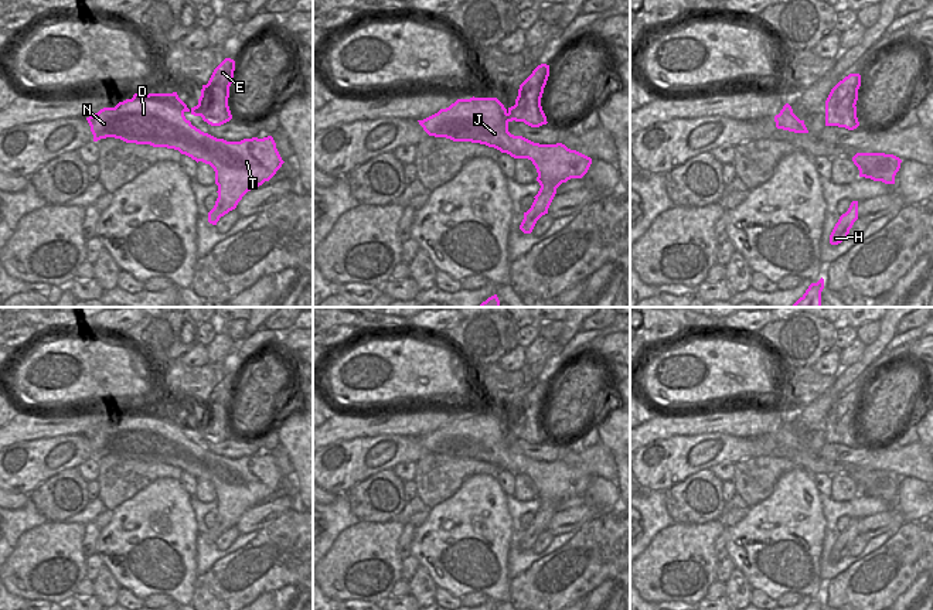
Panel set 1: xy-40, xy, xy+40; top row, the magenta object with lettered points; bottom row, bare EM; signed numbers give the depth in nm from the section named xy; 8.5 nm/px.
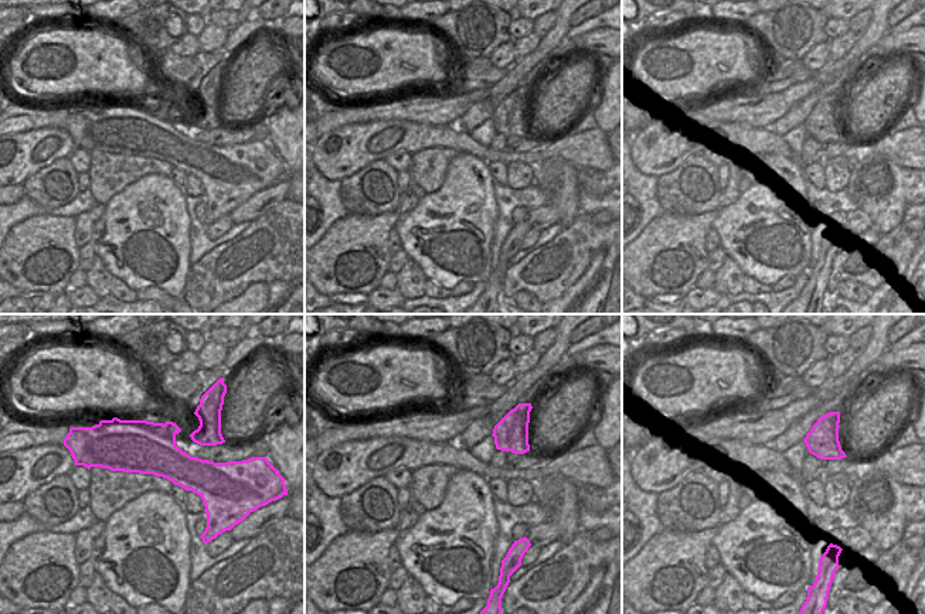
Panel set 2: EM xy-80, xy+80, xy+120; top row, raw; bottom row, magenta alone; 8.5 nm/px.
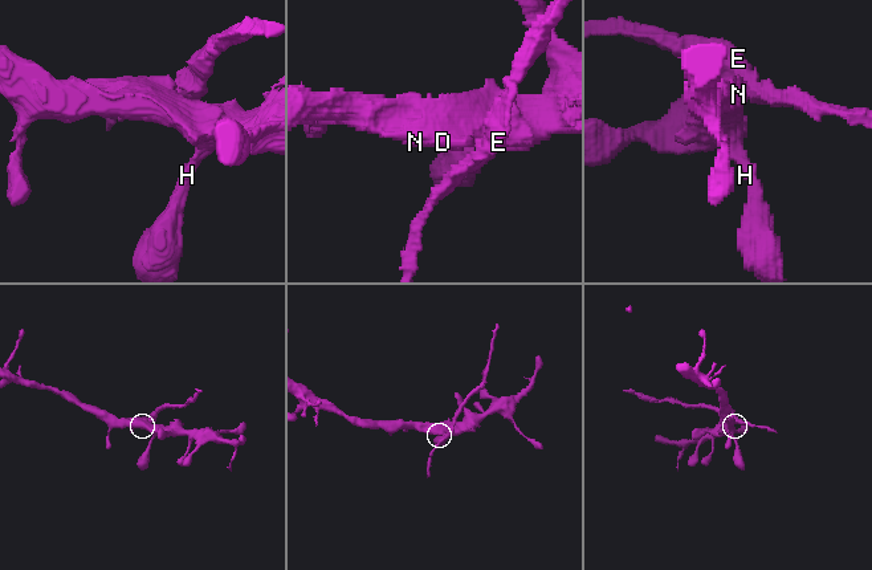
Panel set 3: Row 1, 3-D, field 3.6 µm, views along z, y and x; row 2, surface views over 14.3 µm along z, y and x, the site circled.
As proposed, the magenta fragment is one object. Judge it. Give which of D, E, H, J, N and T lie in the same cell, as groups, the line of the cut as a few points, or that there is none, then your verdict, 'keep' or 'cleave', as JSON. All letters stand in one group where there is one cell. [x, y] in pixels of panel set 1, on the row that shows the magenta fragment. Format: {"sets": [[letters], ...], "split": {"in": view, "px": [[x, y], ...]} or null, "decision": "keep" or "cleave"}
{"sets": [["D", "H", "J", "N", "T"], ["E"]], "split": {"in": "xy", "px": [[507, 113], [508, 121]]}, "decision": "cleave"}

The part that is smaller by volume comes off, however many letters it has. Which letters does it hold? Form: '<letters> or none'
E

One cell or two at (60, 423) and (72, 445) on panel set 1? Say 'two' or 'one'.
two

